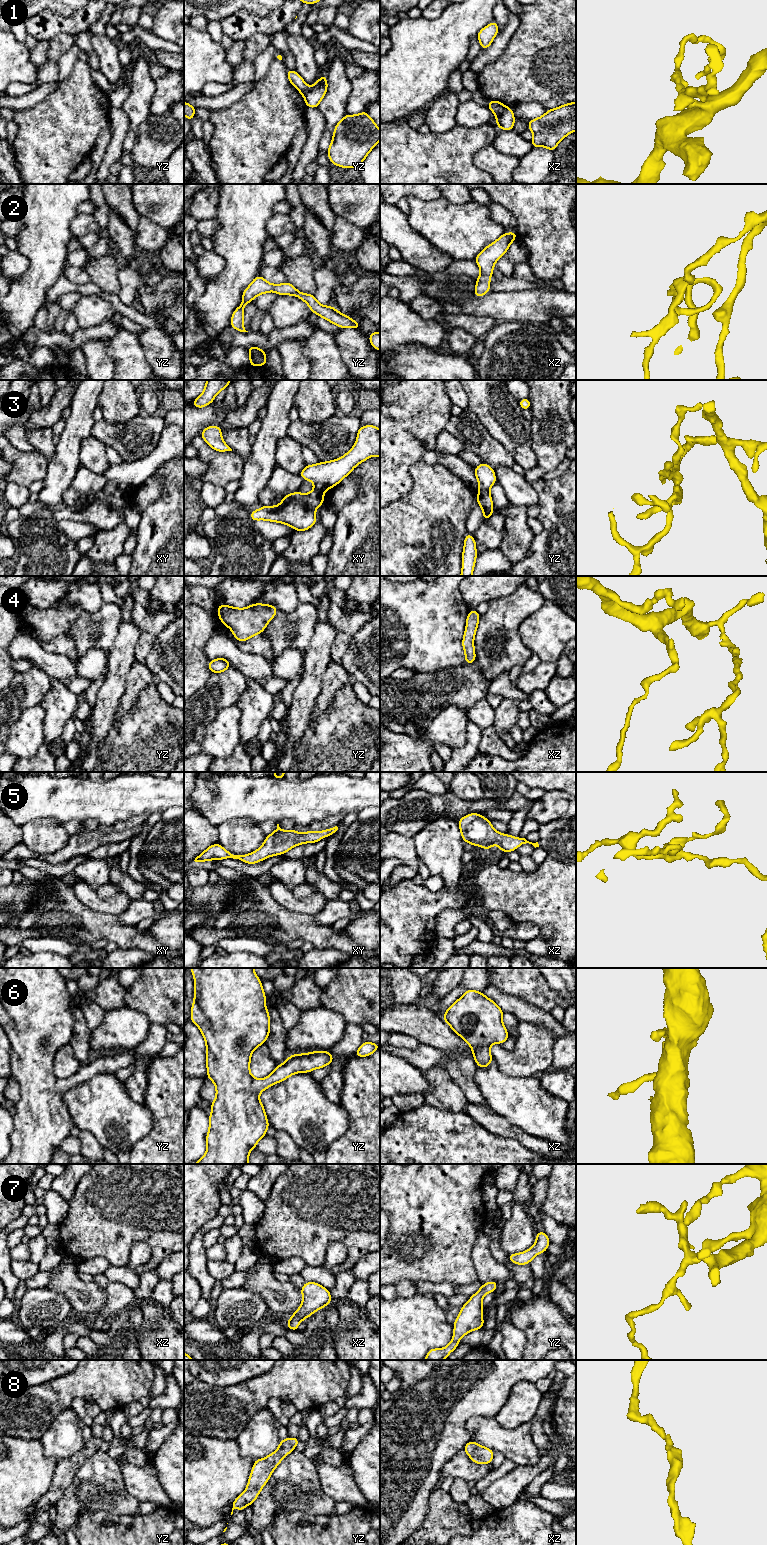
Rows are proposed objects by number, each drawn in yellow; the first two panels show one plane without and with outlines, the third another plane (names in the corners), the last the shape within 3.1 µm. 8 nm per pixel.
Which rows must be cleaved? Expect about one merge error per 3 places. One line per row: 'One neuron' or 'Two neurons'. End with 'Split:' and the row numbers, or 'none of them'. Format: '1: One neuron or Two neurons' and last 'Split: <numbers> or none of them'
1: Two neurons
2: One neuron
3: Two neurons
4: One neuron
5: One neuron
6: One neuron
7: One neuron
8: One neuron
Split: 1, 3

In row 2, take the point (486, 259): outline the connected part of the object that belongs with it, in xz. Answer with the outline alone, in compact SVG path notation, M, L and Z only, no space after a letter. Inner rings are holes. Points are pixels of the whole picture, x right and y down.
M517 231L504 233L476 256L475 261L480 268L481 274L476 280L475 297L482 297L491 291L490 277L493 275L494 265L500 257L505 255L510 244L516 240L516 237Z

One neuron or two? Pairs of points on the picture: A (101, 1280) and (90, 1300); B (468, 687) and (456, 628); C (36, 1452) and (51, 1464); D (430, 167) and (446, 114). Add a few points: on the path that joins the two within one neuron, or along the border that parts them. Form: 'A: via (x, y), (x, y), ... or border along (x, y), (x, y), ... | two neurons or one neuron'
A: border along (92, 1281), (103, 1289) | two neurons
B: border along (464, 662), (440, 670) | two neurons
C: via (40, 1456), (47, 1463) | one neuron
D: border along (457, 124), (445, 132), (430, 132) | two neurons

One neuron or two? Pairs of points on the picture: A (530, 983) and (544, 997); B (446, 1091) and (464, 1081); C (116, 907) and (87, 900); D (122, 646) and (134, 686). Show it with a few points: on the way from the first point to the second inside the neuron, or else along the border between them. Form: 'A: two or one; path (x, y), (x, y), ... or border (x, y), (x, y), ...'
A: one; path (533, 986), (541, 994)
B: two; border (441, 1067), (460, 1088), (468, 1101)
C: one; path (109, 906), (99, 905), (94, 902)
D: two; border (135, 662), (127, 675), (124, 694)

